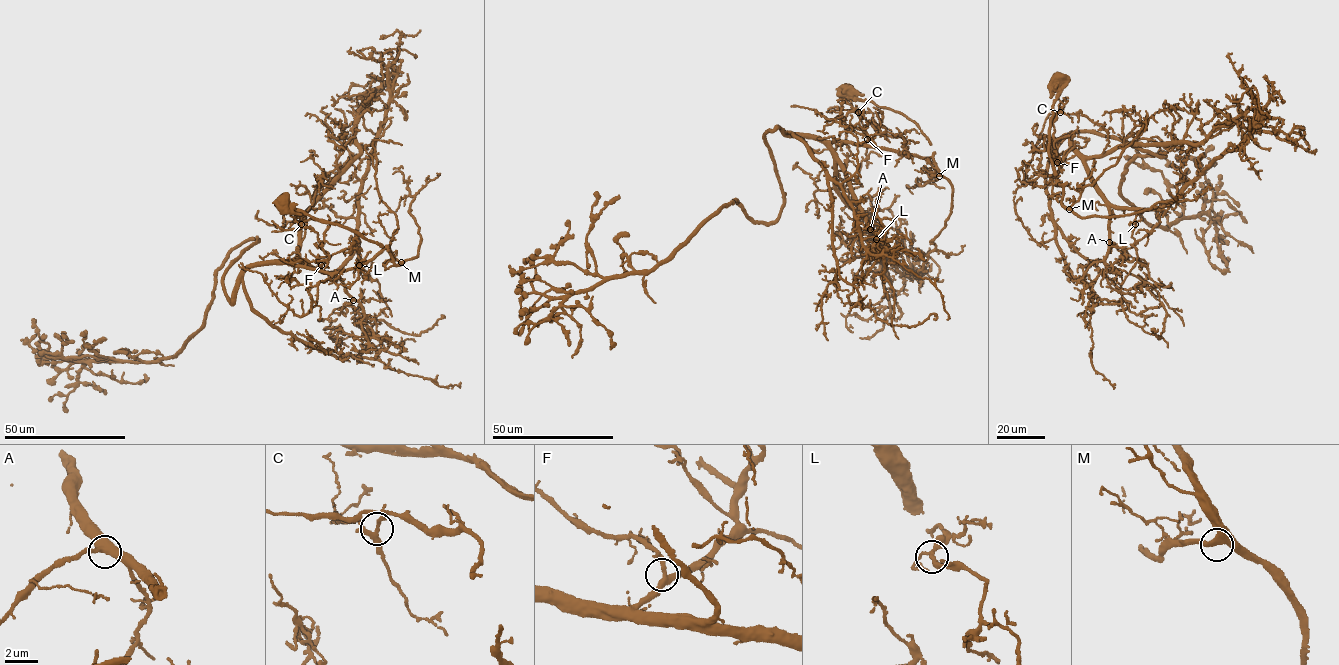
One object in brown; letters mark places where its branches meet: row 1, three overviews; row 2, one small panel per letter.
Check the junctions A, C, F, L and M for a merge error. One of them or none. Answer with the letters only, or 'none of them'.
none of them

